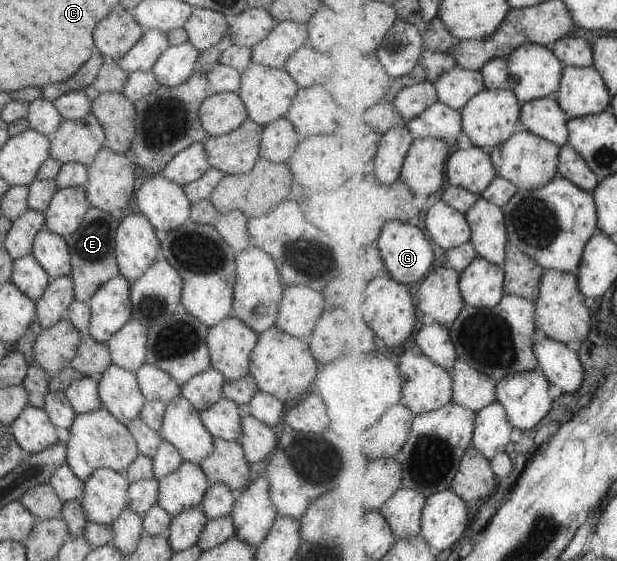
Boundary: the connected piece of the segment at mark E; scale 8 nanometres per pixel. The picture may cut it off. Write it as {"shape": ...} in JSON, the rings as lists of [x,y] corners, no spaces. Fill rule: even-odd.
{"shape":[[[89,206],[76,231],[64,238],[71,265],[68,276],[73,285],[74,300],[87,302],[103,283],[119,274],[113,248],[115,229],[119,220],[118,213],[113,214]]]}

